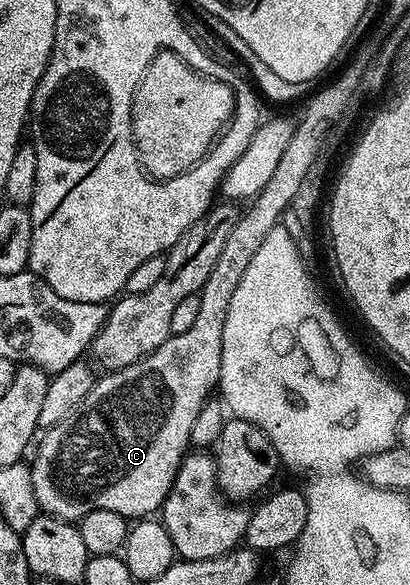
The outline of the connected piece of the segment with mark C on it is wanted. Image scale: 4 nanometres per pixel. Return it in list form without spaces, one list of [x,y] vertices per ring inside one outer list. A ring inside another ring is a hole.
[[[336,80],[325,86],[321,92],[313,91],[307,97],[308,105],[304,108],[304,117],[295,121],[296,129],[286,145],[286,151],[278,162],[270,182],[253,196],[245,212],[241,211],[234,222],[234,230],[226,234],[226,246],[222,246],[222,254],[218,254],[218,262],[214,262],[214,270],[210,270],[210,278],[206,278],[204,287],[200,289],[200,309],[194,326],[177,336],[169,336],[158,350],[146,354],[138,362],[125,368],[118,368],[97,379],[91,390],[82,398],[82,402],[62,422],[47,429],[39,437],[35,445],[36,457],[30,460],[32,469],[34,496],[41,513],[57,516],[59,520],[79,522],[90,510],[114,510],[114,514],[122,514],[125,518],[148,518],[159,513],[164,500],[172,488],[174,478],[178,474],[180,464],[192,444],[194,422],[202,406],[217,391],[222,370],[222,330],[226,326],[226,310],[230,310],[230,298],[234,298],[234,290],[238,290],[238,282],[242,282],[242,274],[246,274],[246,266],[258,254],[258,246],[266,242],[266,234],[281,223],[280,220],[292,207],[294,194],[302,187],[310,166],[321,155],[320,147],[324,144],[324,135],[328,132],[332,120],[336,120],[348,108],[354,95],[354,84],[351,80]]]

